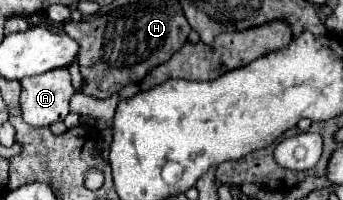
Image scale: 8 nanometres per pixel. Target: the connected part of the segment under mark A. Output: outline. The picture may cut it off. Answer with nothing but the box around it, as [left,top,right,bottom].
[21,68,75,128]

